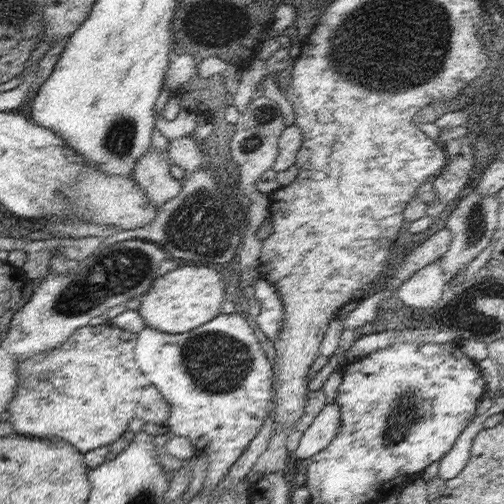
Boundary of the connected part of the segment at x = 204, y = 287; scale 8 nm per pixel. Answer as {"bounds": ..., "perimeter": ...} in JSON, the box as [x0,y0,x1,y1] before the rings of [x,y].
{"bounds":[137,266,226,334],"perimeter":[[[192,266],[177,267],[172,272],[154,279],[152,288],[140,297],[141,303],[137,311],[146,327],[169,334],[186,333],[210,322],[220,313],[226,292],[219,270]]]}

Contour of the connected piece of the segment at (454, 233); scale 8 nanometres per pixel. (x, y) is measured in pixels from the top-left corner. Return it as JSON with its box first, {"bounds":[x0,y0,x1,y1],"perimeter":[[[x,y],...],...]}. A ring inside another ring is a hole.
{"bounds":[441,188,498,277],"perimeter":[[[476,188],[464,199],[460,201],[457,208],[452,211],[446,222],[446,227],[450,229],[452,240],[447,251],[441,256],[441,267],[443,273],[448,277],[456,276],[461,270],[480,254],[488,246],[493,238],[498,218],[497,194],[480,194]]]}

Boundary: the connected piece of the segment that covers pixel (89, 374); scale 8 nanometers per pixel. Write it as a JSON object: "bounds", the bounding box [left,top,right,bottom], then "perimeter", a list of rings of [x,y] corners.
{"bounds":[7,322,151,455],"perimeter":[[[108,322],[86,325],[74,332],[62,346],[18,362],[18,390],[7,408],[13,430],[28,437],[64,438],[83,455],[126,440],[128,424],[136,417],[136,406],[144,387],[151,383],[135,362],[136,344],[137,334],[130,330],[114,328]]]}

